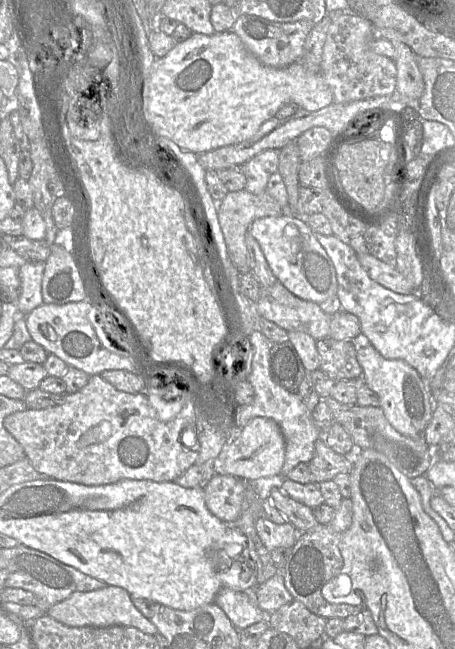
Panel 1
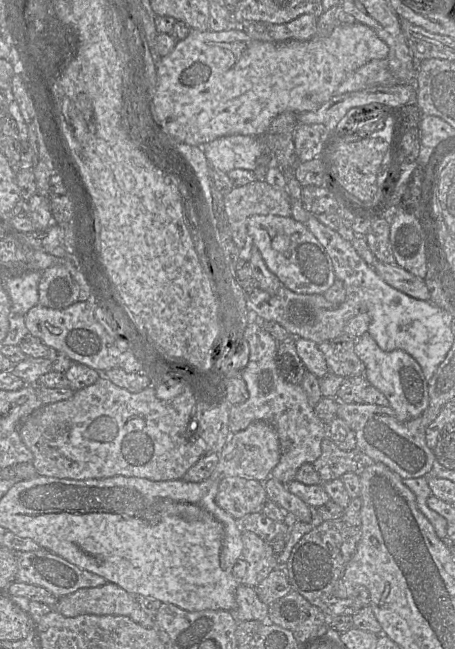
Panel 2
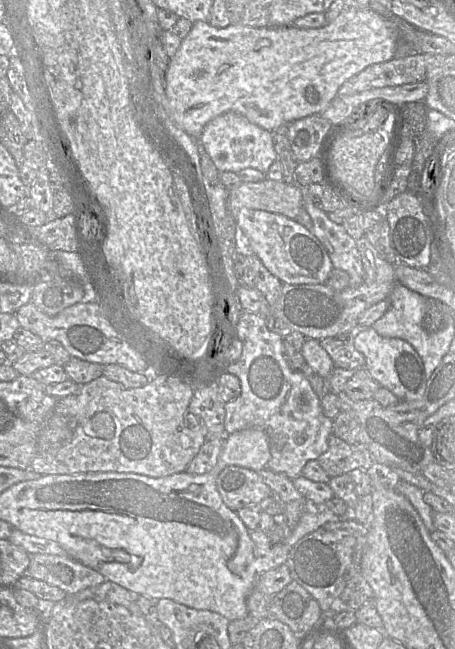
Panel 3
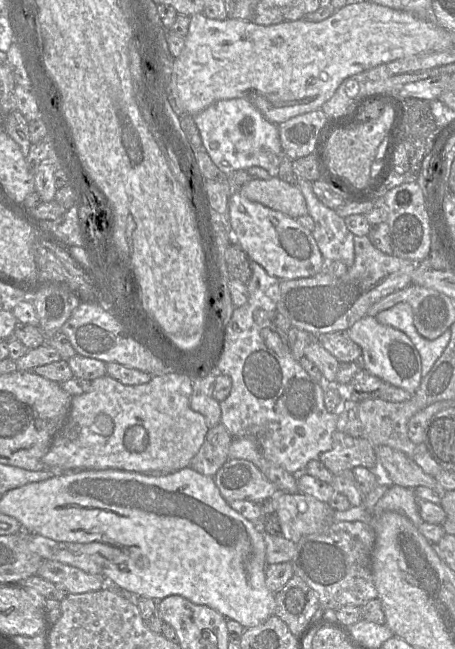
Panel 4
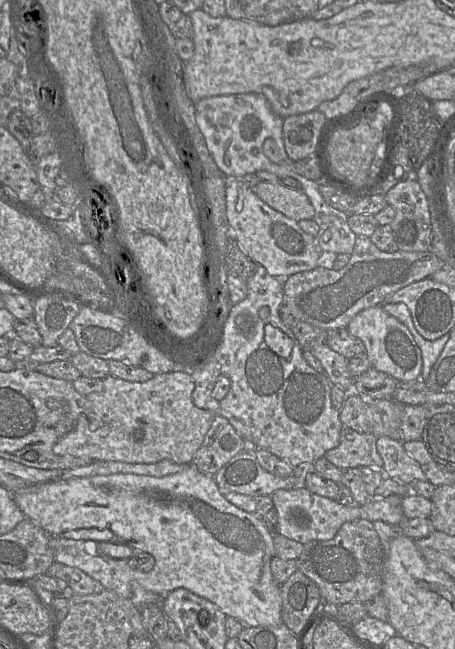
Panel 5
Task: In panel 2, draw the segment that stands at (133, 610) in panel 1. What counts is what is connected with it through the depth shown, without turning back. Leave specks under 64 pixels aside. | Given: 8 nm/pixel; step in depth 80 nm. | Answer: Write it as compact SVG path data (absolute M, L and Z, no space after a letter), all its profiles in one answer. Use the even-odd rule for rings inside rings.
M111 582L103 586L78 589L59 598L53 609L65 617L82 614L121 615L144 628L156 628L155 620L142 610L133 595Z

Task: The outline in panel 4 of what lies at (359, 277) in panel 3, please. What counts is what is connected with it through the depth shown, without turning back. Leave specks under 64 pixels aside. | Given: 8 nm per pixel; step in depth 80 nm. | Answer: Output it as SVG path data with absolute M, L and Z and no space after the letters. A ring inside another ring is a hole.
M297 178L297 185L301 190L308 208L308 214L313 218L315 228L312 231L318 247L325 260L342 261L347 267L354 263L354 237L349 231L343 217L336 210L325 206L314 194L312 183Z

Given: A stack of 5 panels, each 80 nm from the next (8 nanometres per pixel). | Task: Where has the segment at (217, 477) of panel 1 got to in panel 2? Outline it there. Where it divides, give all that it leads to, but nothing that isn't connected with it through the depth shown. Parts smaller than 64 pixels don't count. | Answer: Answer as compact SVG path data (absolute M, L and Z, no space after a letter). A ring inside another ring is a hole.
M234 476L220 481L215 502L238 521L247 514L261 512L267 499L265 483Z

